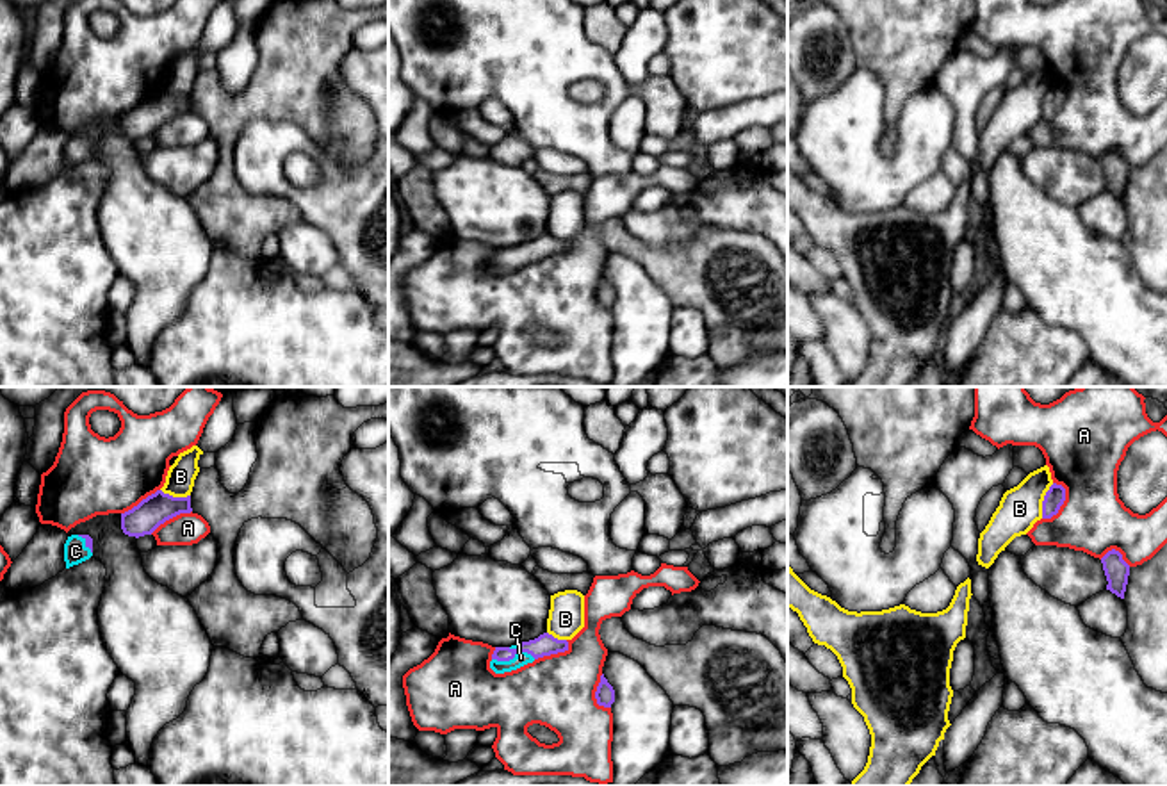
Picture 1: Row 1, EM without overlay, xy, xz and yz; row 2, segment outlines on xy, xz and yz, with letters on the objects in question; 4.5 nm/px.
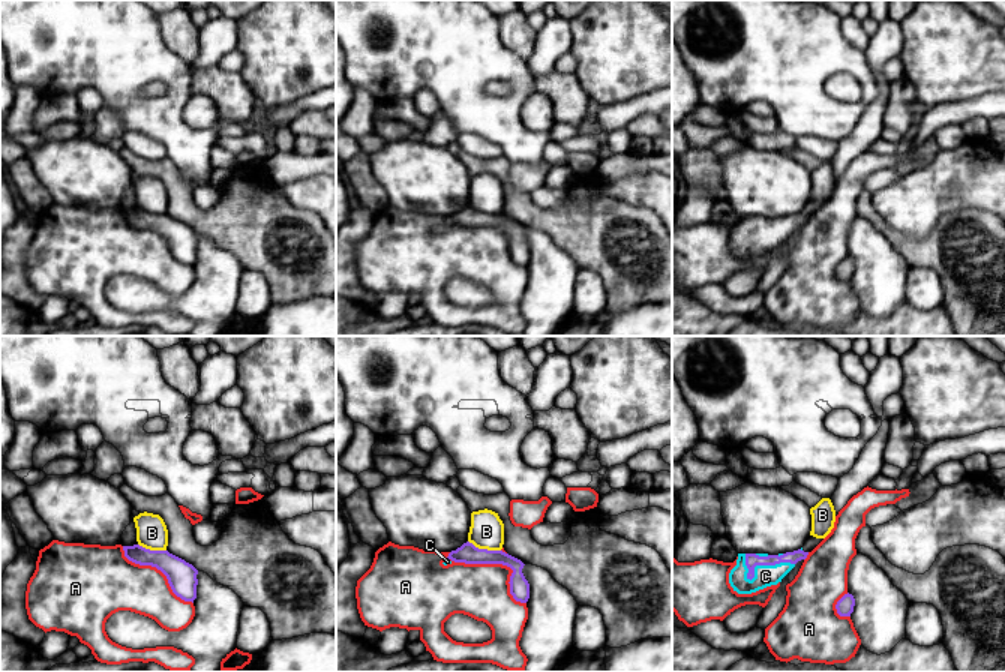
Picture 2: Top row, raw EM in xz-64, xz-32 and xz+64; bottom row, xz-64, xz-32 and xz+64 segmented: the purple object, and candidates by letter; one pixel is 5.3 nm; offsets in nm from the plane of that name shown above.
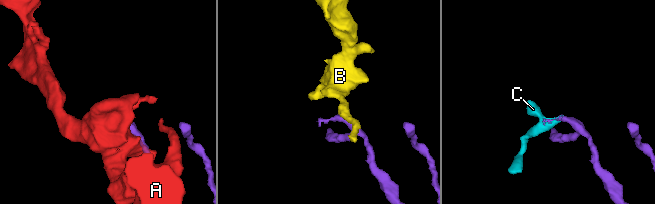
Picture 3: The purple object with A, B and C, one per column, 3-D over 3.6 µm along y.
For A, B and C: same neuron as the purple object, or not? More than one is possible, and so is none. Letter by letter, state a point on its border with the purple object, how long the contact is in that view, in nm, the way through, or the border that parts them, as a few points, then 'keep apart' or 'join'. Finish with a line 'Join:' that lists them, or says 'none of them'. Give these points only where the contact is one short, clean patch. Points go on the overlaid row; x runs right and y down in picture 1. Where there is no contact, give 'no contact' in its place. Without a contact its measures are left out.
A: yz (1062, 503) | 190 nm | keep apart
B: yz (1043, 501) | 170 nm | along yz (1053, 483), (1044, 496), (1041, 517) | keep apart
C: xz (514, 656) | 200 nm | across xz (546, 644), (514, 656), (521, 658) | join
Join: C

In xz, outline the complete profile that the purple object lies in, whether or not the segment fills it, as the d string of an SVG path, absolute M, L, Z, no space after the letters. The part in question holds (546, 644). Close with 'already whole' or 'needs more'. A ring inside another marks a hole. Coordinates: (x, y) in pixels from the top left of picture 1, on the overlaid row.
M549 633L540 635L535 640L522 642L511 647L495 647L490 661L490 668L495 674L517 670L538 658L568 651L567 640L558 640Z | needs more

